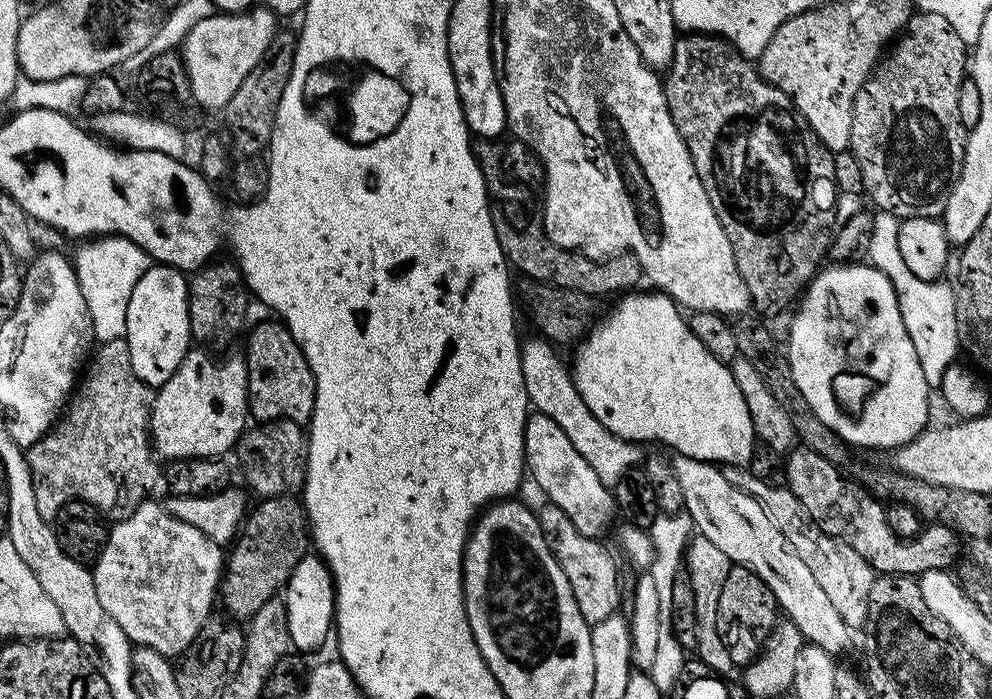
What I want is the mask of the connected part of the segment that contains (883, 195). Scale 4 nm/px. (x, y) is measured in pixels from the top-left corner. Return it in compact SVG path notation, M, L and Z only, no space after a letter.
M916 10L908 19L902 35L891 45L887 55L872 69L868 81L858 90L854 98L850 150L858 166L862 166L862 182L867 199L871 203L873 200L879 211L889 212L898 218L936 218L943 213L952 188L960 177L966 142L970 139L969 129L964 128L961 115L958 114L958 90L966 79L969 64L969 45L958 38L954 26L950 26L942 14Z

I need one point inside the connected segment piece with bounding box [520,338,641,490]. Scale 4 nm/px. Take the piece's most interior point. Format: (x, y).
(549, 386)

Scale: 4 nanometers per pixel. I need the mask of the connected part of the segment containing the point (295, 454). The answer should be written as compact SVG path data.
M269 420L249 427L235 446L235 456L245 482L257 492L257 497L287 496L303 489L304 475L308 473L308 437L299 424Z

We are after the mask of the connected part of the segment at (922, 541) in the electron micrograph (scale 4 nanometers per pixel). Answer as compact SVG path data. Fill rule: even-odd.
M796 446L787 453L783 466L786 486L794 494L794 498L798 498L798 502L802 502L805 514L828 536L834 537L841 544L846 544L855 550L863 558L865 565L869 569L873 568L873 573L919 577L921 572L929 572L935 568L948 570L953 567L952 563L954 563L953 565L957 563L956 555L960 552L960 546L962 550L962 544L960 540L960 544L956 541L956 538L958 539L956 528L947 524L932 522L921 527L917 536L901 538L888 524L885 505L881 501L875 500L868 493L867 488L857 484L855 480L845 475L841 469L835 468L830 462L826 462L826 458L822 458L822 454L814 454L814 450Z

